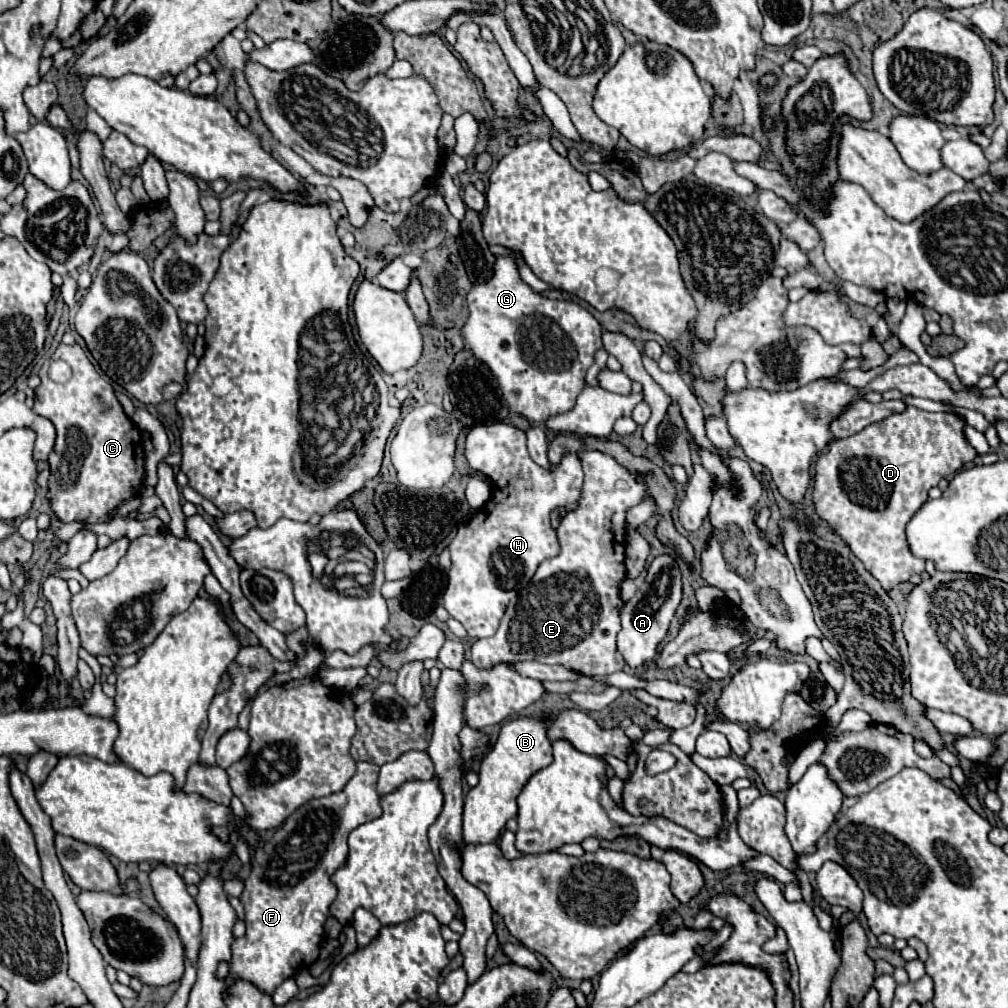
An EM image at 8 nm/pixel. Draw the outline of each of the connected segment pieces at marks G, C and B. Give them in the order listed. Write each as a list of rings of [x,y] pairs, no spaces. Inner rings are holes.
[[[496,256],[494,274],[484,284],[472,286],[468,292],[470,316],[466,326],[462,326],[462,338],[472,356],[480,360],[492,372],[498,382],[508,406],[530,420],[530,424],[540,426],[540,422],[550,416],[568,412],[574,408],[576,396],[584,386],[584,376],[594,362],[594,352],[602,348],[602,328],[598,320],[572,300],[550,300],[534,292],[518,272],[518,264],[512,256]]]
[[[60,344],[50,360],[56,358],[70,364],[72,378],[66,384],[52,382],[48,378],[48,362],[46,362],[38,372],[42,384],[40,388],[36,388],[36,404],[34,404],[34,412],[38,416],[48,418],[56,428],[56,446],[48,456],[48,464],[52,472],[48,480],[48,492],[50,492],[48,502],[60,522],[84,522],[84,524],[108,522],[116,506],[136,496],[138,490],[144,488],[142,434],[138,426],[124,414],[122,404],[114,396],[114,388],[104,378],[100,378],[100,374],[94,370],[94,366],[90,364],[90,360],[86,358],[84,350],[78,344],[74,346]]]
[[[518,718],[518,720],[508,720],[496,744],[492,750],[482,758],[480,762],[480,772],[478,772],[478,784],[470,788],[470,792],[464,798],[464,842],[466,844],[486,844],[486,842],[496,842],[496,838],[502,834],[506,822],[510,818],[516,818],[518,806],[516,798],[528,778],[546,768],[552,762],[552,744],[546,738],[546,728],[544,722],[536,718]]]

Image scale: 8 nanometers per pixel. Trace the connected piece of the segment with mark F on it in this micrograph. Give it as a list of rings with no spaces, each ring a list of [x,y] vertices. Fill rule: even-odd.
[[[358,762],[356,774],[352,776],[352,780],[346,784],[346,788],[344,788],[342,792],[330,794],[330,796],[324,796],[324,798],[314,798],[314,800],[302,804],[298,810],[294,810],[294,814],[290,814],[290,818],[286,818],[286,822],[284,822],[280,828],[276,828],[276,832],[272,832],[272,834],[268,836],[266,842],[262,842],[262,844],[254,850],[252,870],[250,870],[248,880],[244,882],[244,890],[242,890],[242,894],[240,894],[240,902],[242,902],[242,906],[244,906],[246,934],[244,934],[242,938],[234,940],[234,944],[232,944],[232,960],[230,960],[230,976],[228,976],[228,978],[244,978],[244,980],[252,982],[254,986],[258,986],[260,990],[264,990],[266,994],[272,994],[272,992],[276,990],[276,986],[280,986],[286,978],[292,978],[298,970],[302,970],[302,968],[310,966],[312,962],[316,962],[316,958],[318,958],[318,954],[320,954],[320,944],[322,944],[322,940],[324,940],[324,922],[326,922],[326,918],[328,918],[328,908],[330,908],[330,904],[334,902],[334,898],[336,898],[336,894],[338,894],[338,892],[336,892],[336,886],[334,886],[334,882],[332,882],[332,874],[334,874],[334,870],[338,870],[338,868],[342,868],[342,866],[346,864],[346,858],[348,858],[348,844],[346,844],[348,834],[350,834],[354,828],[358,828],[360,824],[370,822],[370,820],[382,816],[382,808],[380,808],[380,802],[378,802],[380,796],[378,796],[378,792],[376,792],[378,770],[380,770],[380,766],[376,766],[376,764]]]

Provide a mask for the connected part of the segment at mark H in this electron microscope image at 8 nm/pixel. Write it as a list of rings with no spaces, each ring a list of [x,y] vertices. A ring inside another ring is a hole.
[[[504,422],[474,426],[470,430],[466,438],[466,460],[472,470],[484,474],[494,484],[496,496],[484,504],[484,508],[478,512],[480,516],[472,516],[472,520],[466,526],[460,526],[450,542],[450,560],[452,560],[450,584],[448,590],[444,592],[442,604],[448,610],[448,614],[466,628],[468,636],[472,640],[478,640],[494,636],[508,602],[518,594],[518,590],[522,590],[530,582],[540,562],[554,558],[560,552],[556,532],[550,526],[550,512],[560,506],[566,510],[578,508],[584,474],[576,454],[566,454],[560,466],[544,470],[530,458],[526,448],[526,434]]]

